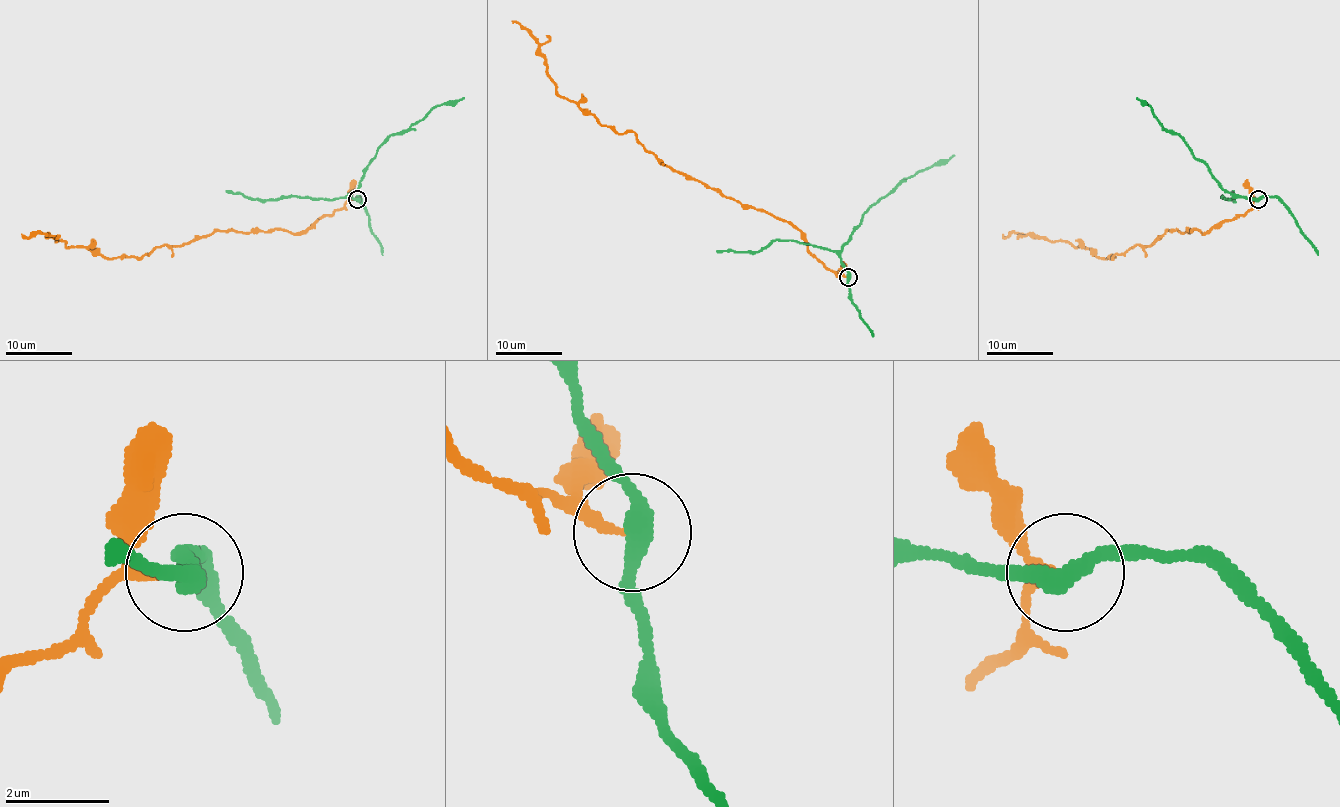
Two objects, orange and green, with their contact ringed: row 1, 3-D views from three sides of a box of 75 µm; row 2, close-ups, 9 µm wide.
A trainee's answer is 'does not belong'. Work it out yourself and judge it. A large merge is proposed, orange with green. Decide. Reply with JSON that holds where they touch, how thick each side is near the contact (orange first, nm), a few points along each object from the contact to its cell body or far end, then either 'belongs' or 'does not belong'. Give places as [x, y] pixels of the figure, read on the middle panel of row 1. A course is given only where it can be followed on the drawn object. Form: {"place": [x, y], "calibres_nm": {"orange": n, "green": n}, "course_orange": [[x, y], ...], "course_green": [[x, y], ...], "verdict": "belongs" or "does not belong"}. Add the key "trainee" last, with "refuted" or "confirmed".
{"place": [848, 277], "calibres_nm": {"orange": 200, "green": 360}, "course_orange": [[847, 276], [821, 263], [786, 221], [687, 179], [634, 132], [615, 134], [557, 92], [538, 41], [511, 21]], "course_green": [[848, 276], [840, 251], [867, 211], [904, 179], [945, 164], [954, 155]], "verdict": "does not belong", "trainee": "confirmed"}

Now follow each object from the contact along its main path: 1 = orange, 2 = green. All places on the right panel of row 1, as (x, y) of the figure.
1: (1258, 199), (1244, 214), (1202, 233), (1169, 231), (1152, 244), (1135, 244), (1107, 258), (1062, 241), (1003, 234)
2: (1258, 199), (1232, 194), (1221, 186), (1179, 135), (1170, 134), (1150, 107), (1137, 97)

